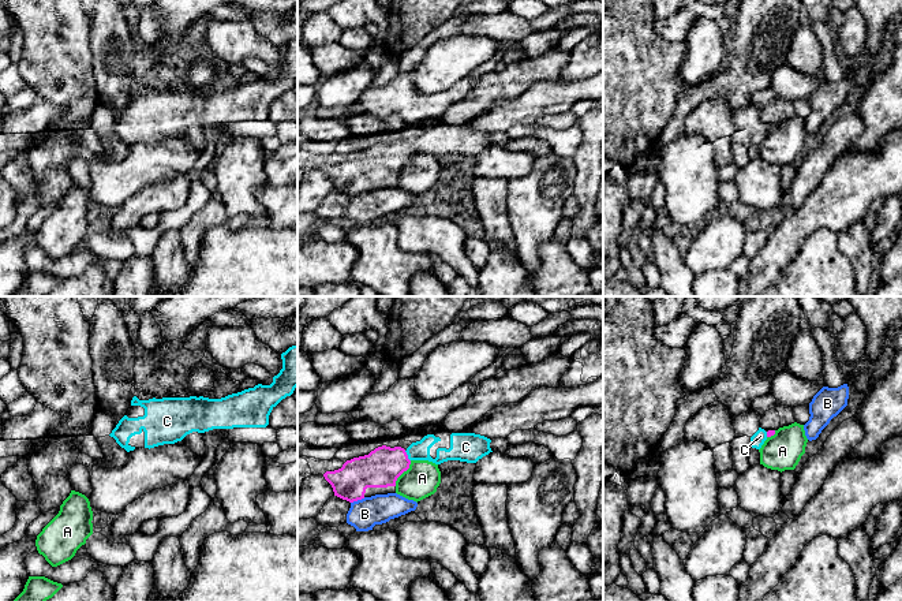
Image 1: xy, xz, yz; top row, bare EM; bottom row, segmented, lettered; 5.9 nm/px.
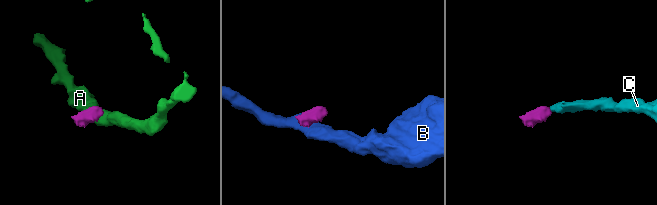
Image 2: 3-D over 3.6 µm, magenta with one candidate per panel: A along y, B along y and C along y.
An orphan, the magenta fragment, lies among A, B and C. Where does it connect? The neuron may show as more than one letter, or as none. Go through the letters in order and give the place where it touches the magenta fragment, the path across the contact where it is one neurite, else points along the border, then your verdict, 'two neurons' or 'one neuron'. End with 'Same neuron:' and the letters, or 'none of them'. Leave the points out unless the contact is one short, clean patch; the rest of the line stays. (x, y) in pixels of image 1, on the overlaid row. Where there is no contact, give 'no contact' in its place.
A: xz (403, 471) | along xz (411, 460), (395, 485) | two neurons
B: xz (358, 499) | along xz (365, 497), (351, 503) | two neurons
C: xz (407, 456) | across xz (381, 467), (407, 456), (420, 450) | one neuron
Same neuron: C

